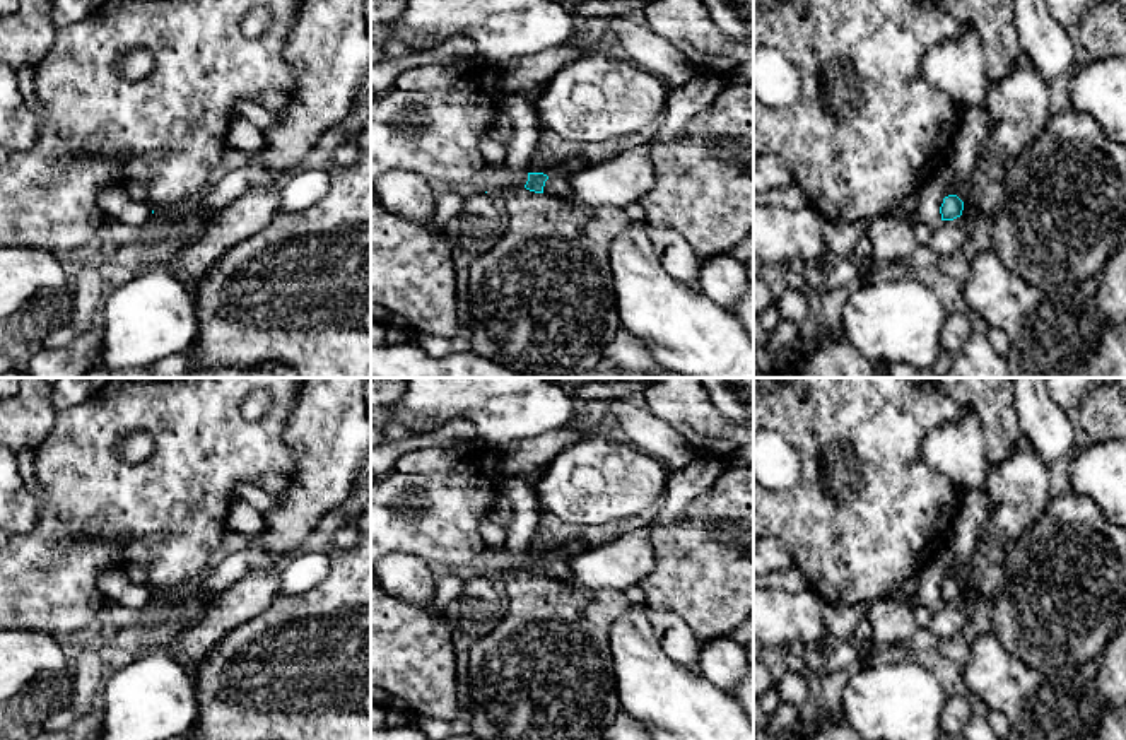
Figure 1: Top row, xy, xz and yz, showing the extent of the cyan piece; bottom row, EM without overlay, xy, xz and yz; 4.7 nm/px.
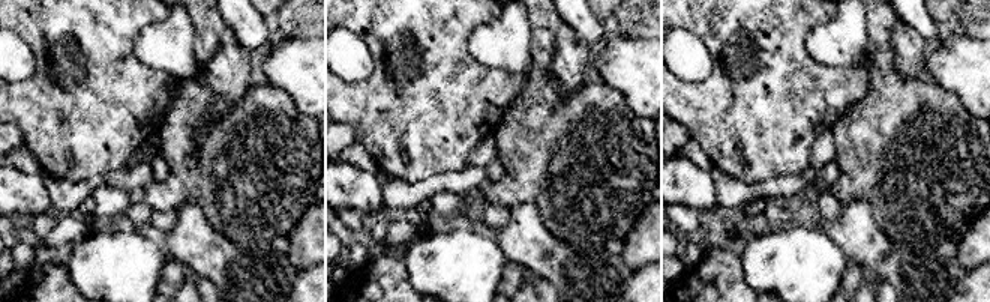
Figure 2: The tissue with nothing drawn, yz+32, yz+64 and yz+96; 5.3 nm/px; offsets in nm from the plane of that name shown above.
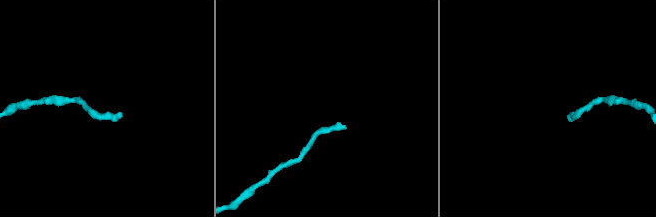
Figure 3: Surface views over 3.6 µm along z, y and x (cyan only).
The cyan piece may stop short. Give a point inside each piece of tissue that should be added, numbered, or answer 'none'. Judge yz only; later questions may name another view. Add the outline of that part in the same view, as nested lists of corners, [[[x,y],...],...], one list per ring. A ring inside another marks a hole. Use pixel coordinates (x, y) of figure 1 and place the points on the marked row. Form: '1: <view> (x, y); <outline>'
none

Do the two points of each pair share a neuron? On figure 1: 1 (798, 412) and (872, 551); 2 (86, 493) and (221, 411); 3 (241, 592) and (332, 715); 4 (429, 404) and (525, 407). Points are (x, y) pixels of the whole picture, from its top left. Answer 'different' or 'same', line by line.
1: same
2: same
3: different
4: same

